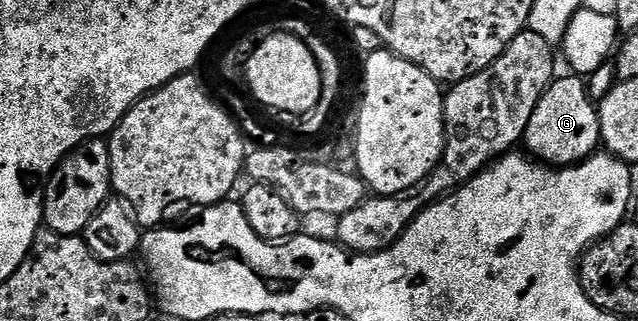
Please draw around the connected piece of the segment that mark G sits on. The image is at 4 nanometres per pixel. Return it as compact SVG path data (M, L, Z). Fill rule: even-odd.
M568 73L568 76L557 77L542 93L542 101L538 101L538 109L534 109L534 117L530 117L530 125L526 125L526 133L522 140L529 156L554 168L571 167L583 163L591 155L597 154L601 146L600 113L597 104L588 96L588 87L583 78Z

